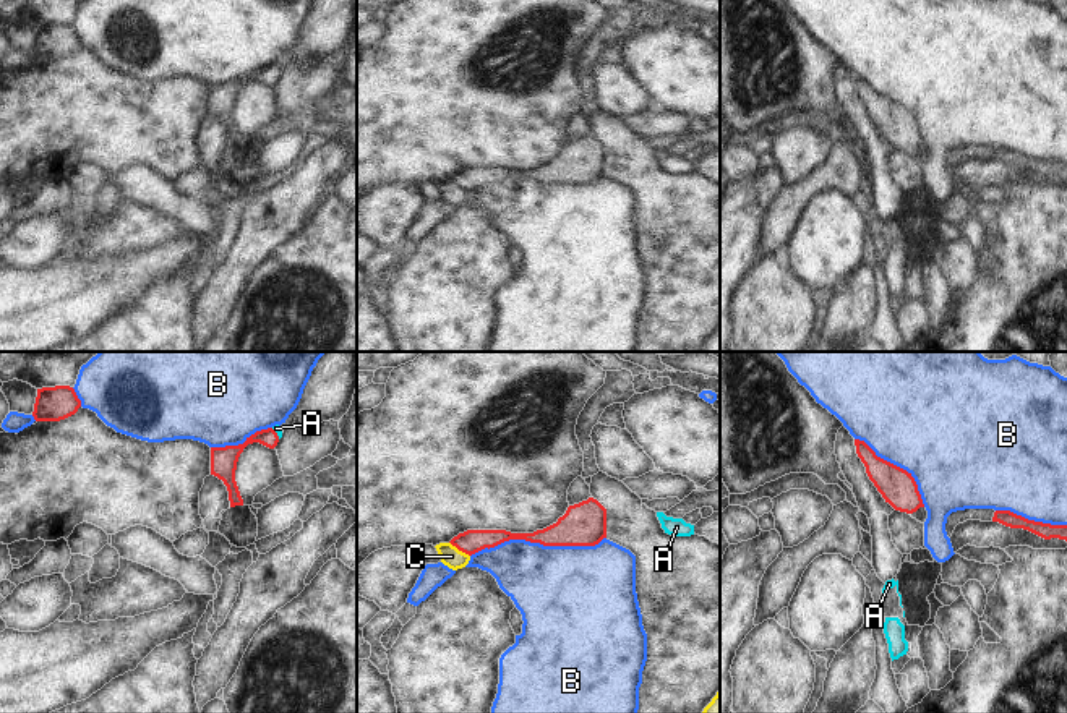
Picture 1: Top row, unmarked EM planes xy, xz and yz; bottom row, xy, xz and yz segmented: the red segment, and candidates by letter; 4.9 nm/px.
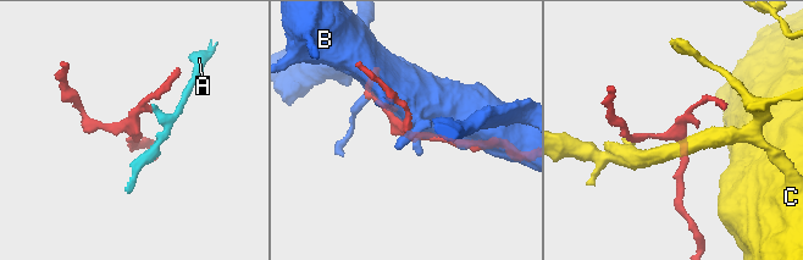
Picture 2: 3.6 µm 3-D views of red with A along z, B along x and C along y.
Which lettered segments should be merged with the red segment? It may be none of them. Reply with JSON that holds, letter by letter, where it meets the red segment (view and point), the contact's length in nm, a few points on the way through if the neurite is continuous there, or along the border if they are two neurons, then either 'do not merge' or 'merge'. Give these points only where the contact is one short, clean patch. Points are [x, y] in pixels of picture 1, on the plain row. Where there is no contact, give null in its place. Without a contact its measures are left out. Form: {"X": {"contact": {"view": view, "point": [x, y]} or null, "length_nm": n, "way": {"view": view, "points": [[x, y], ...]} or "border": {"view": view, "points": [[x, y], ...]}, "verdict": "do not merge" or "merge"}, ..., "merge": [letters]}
{"A": {"contact": {"view": "xy", "point": [276, 70]}, "length_nm": 70, "way": {"view": "xy", "points": [[268, 75], [276, 70], [276, 65]]}, "verdict": "merge"}, "B": {"contact": {"view": "xz", "point": [537, 179]}, "length_nm": 700, "verdict": "do not merge"}, "C": {"contact": {"view": "xz", "point": [459, 187]}, "length_nm": 130, "border": {"view": "xz", "points": [[449, 179], [469, 193]]}, "verdict": "do not merge"}, "merge": ["A"]}

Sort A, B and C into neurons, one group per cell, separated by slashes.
A / B / C

